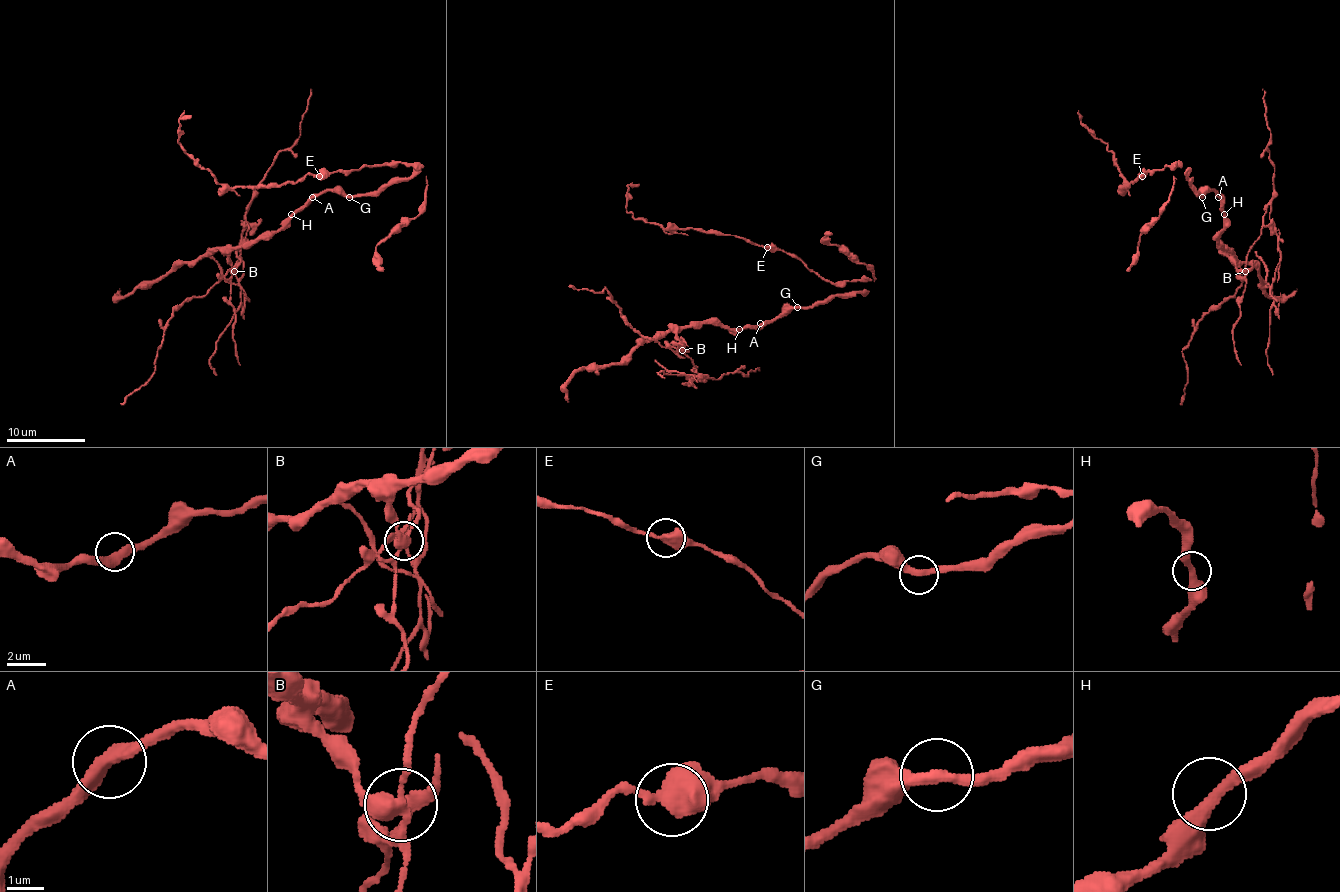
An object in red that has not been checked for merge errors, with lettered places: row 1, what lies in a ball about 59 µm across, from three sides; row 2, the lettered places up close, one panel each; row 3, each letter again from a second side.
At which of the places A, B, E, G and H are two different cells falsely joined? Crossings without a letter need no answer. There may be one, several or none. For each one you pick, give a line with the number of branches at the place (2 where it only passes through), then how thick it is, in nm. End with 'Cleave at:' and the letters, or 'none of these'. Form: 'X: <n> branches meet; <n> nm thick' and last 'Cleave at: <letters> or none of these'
B: 3 branches meet; 360 nm thick
Cleave at: B

